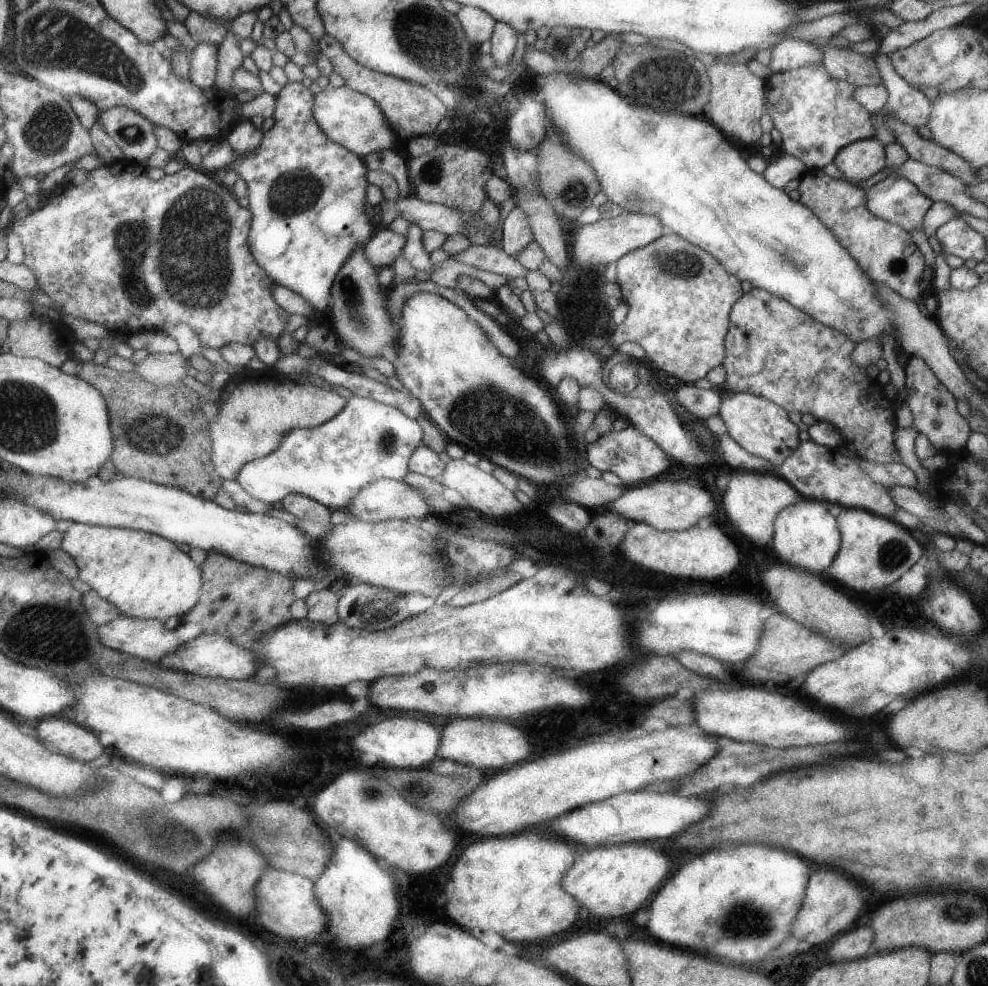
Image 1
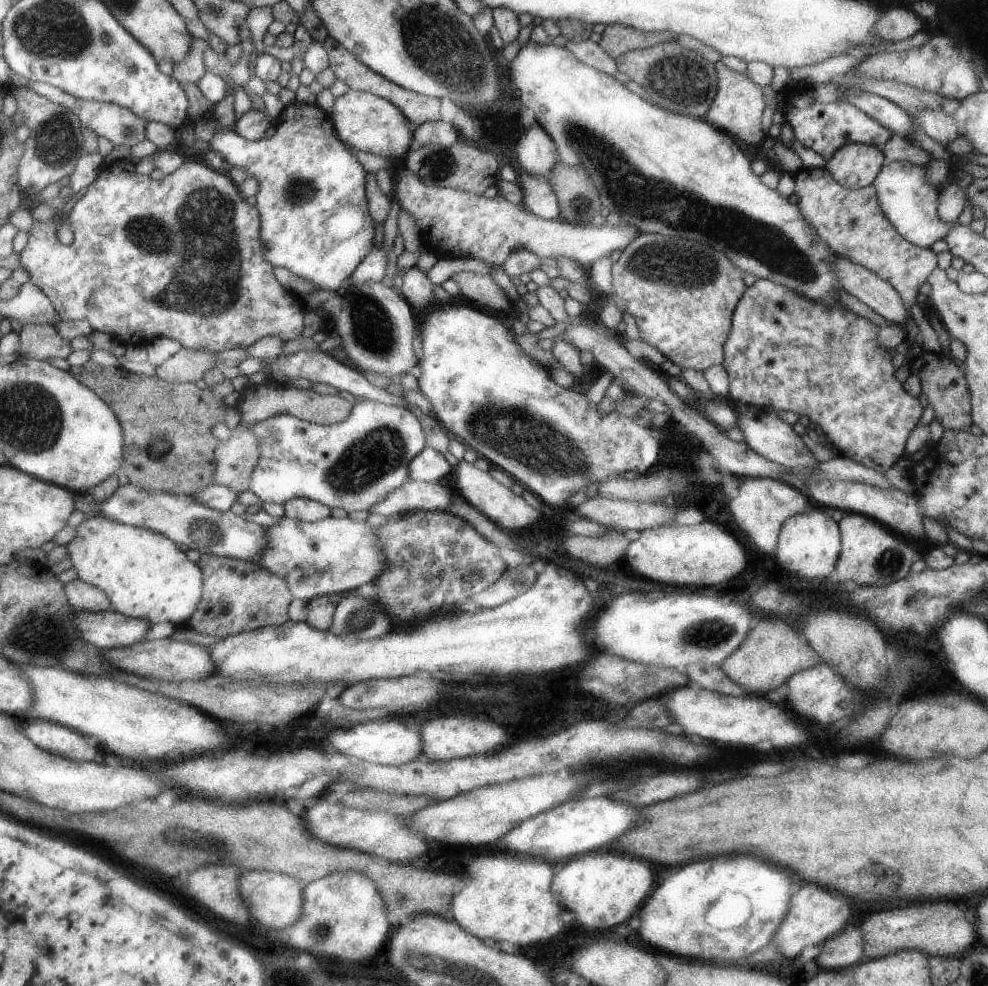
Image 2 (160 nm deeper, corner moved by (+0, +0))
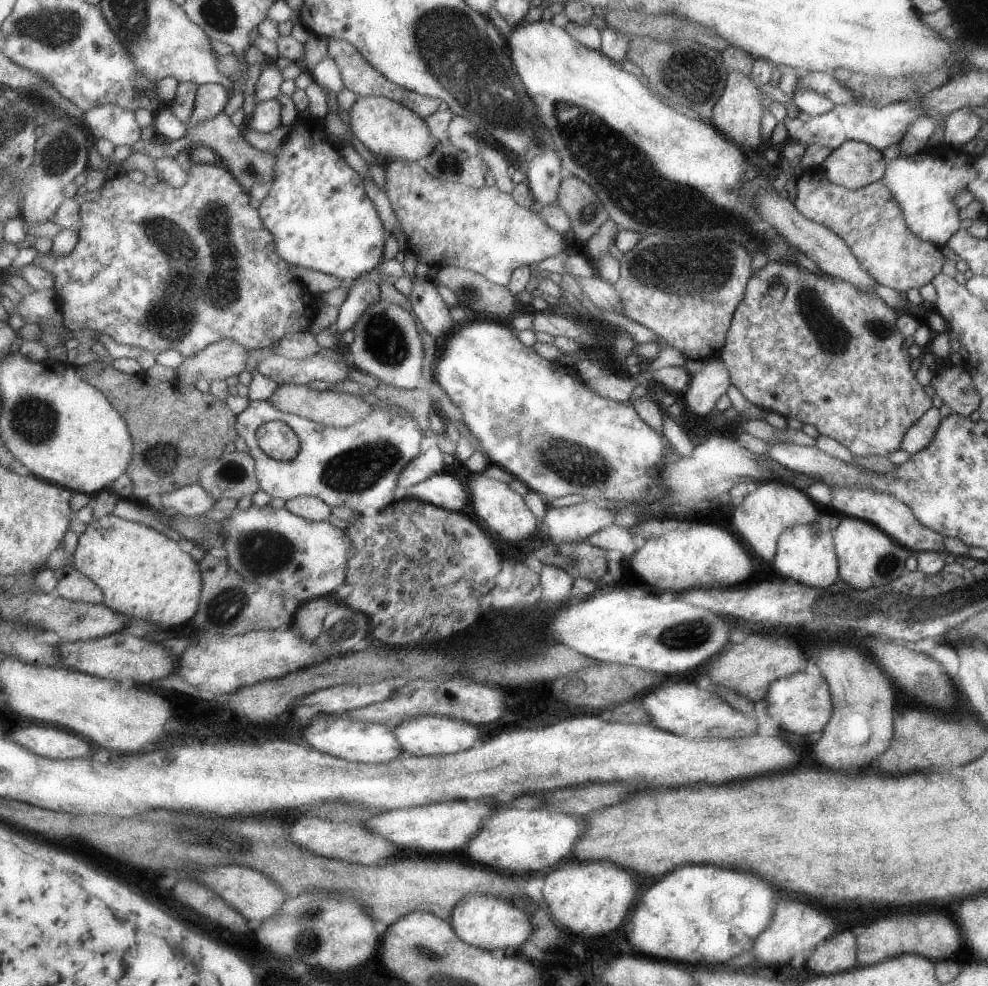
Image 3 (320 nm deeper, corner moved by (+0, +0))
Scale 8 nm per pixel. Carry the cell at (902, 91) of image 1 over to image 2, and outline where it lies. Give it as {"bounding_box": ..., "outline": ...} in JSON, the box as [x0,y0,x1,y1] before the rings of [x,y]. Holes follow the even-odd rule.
{"bounding_box":[912,110,959,146],"outline":[[[921,110],[912,118],[929,138],[941,146],[953,142],[959,135],[959,124],[941,110]]]}

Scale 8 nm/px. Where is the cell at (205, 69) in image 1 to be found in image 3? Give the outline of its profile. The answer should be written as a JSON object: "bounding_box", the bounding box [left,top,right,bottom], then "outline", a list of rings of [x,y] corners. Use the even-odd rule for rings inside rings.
{"bounding_box":[182,84,230,130],"outline":[[[201,84],[197,88],[192,118],[182,123],[186,130],[222,113],[230,98],[230,93],[219,84]]]}

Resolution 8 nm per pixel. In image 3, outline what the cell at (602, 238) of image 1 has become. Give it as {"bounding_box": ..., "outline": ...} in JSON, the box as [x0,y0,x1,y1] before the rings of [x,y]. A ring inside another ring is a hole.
{"bounding_box":[385,160,570,287],"outline":[[[393,160],[385,166],[385,195],[391,204],[391,210],[403,232],[406,250],[409,250],[417,263],[429,267],[451,266],[481,274],[485,280],[506,287],[517,266],[529,266],[549,257],[563,253],[570,240],[549,228],[538,216],[535,209],[522,208],[510,194],[504,194],[496,186],[475,189],[465,184],[441,182],[429,176],[416,161]]]}

